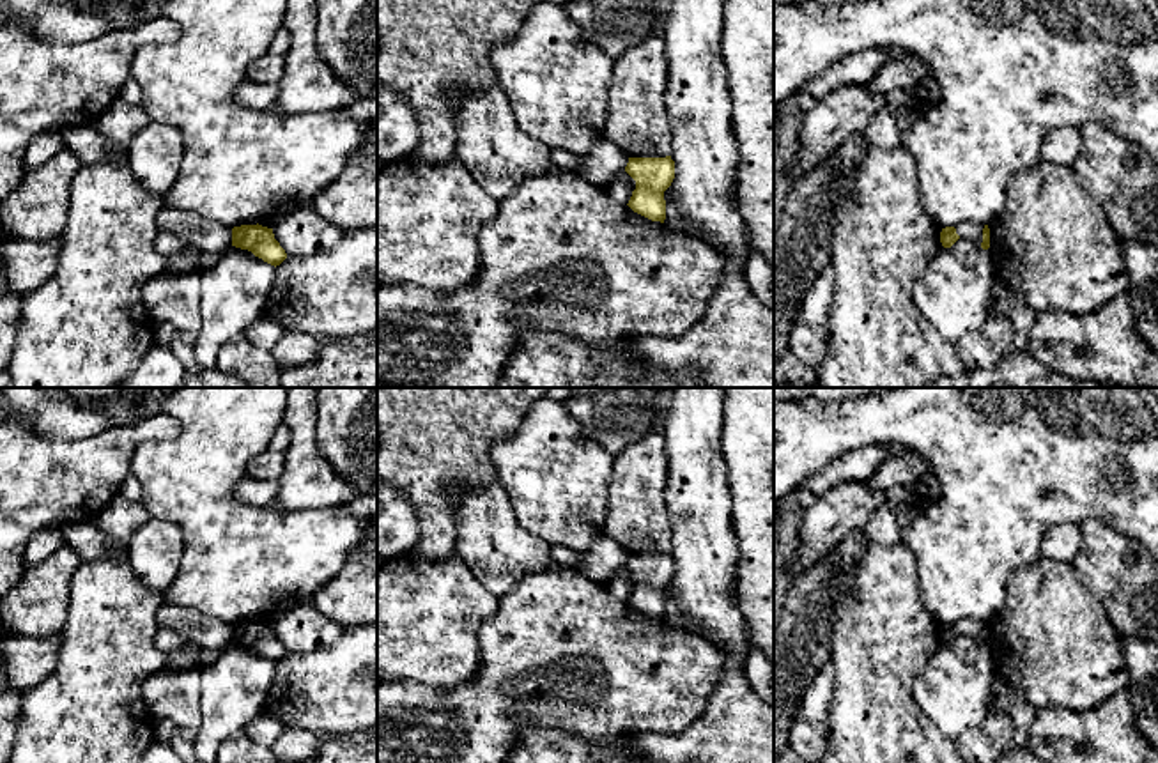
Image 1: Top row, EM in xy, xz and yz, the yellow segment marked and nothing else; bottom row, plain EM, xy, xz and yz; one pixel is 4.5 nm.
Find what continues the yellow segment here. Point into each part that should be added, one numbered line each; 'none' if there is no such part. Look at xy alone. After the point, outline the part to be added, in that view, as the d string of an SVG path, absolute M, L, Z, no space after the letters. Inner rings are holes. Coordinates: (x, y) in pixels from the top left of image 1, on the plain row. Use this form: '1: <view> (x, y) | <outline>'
none

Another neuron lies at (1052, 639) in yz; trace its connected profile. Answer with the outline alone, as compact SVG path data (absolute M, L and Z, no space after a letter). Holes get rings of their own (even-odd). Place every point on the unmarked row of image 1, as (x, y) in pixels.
M1039 558L1016 568L1007 597L988 621L993 669L1036 710L1085 712L1130 683L1121 641L1101 602L1078 581L1069 561Z

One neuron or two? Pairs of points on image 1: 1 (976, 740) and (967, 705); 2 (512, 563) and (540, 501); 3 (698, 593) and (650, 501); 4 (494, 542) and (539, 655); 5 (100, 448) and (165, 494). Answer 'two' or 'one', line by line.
1: two
2: two
3: two
4: two
5: two

